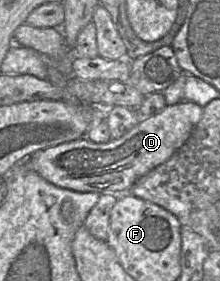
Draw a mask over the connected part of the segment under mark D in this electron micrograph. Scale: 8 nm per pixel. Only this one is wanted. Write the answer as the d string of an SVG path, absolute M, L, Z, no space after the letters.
M181 101L174 105L166 105L158 114L142 119L138 125L119 139L112 139L107 143L94 143L88 138L80 139L36 151L18 166L27 166L37 172L48 182L55 186L70 189L76 192L96 192L99 194L121 195L127 193L129 188L142 176L165 163L178 151L191 136L195 126L200 121L203 108L190 101Z

